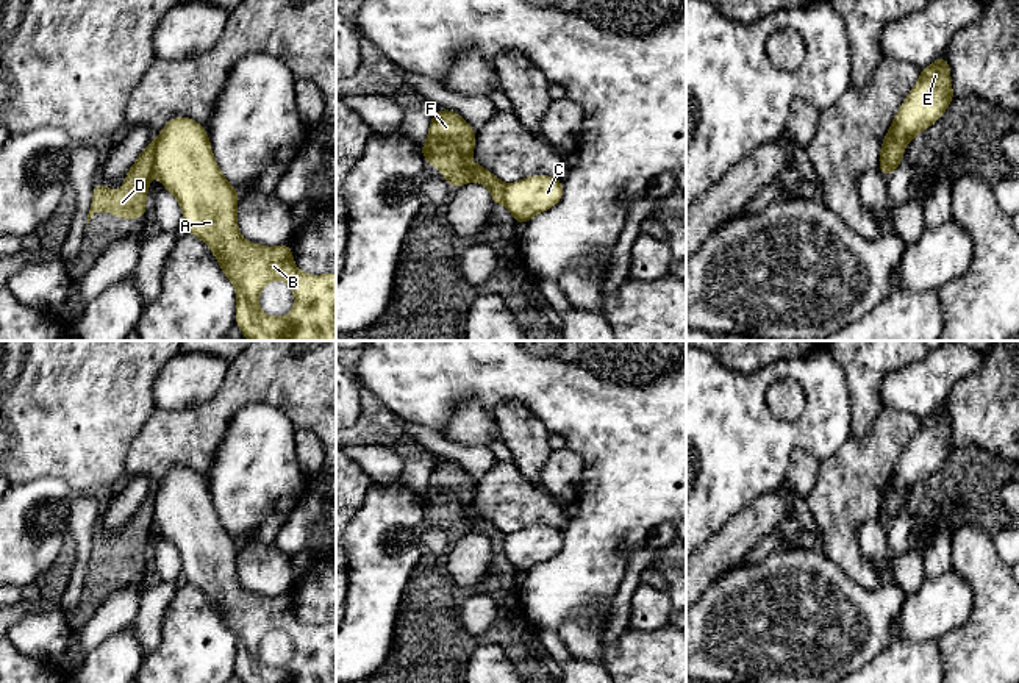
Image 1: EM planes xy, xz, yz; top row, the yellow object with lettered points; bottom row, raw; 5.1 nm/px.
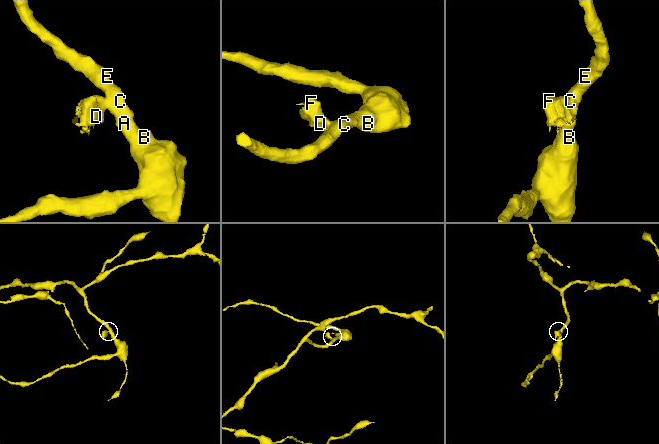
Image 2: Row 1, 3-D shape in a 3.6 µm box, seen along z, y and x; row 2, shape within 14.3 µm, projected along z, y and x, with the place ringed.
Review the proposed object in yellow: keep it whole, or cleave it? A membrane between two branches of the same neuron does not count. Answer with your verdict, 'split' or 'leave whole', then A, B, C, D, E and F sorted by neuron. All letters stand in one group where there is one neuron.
split; A B C E / D F

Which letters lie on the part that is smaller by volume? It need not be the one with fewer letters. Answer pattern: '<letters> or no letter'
D, F

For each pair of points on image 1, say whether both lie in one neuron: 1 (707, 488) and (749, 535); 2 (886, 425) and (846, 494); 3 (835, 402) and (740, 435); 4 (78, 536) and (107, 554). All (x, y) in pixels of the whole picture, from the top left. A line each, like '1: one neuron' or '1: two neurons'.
1: two neurons
2: one neuron
3: one neuron
4: two neurons

